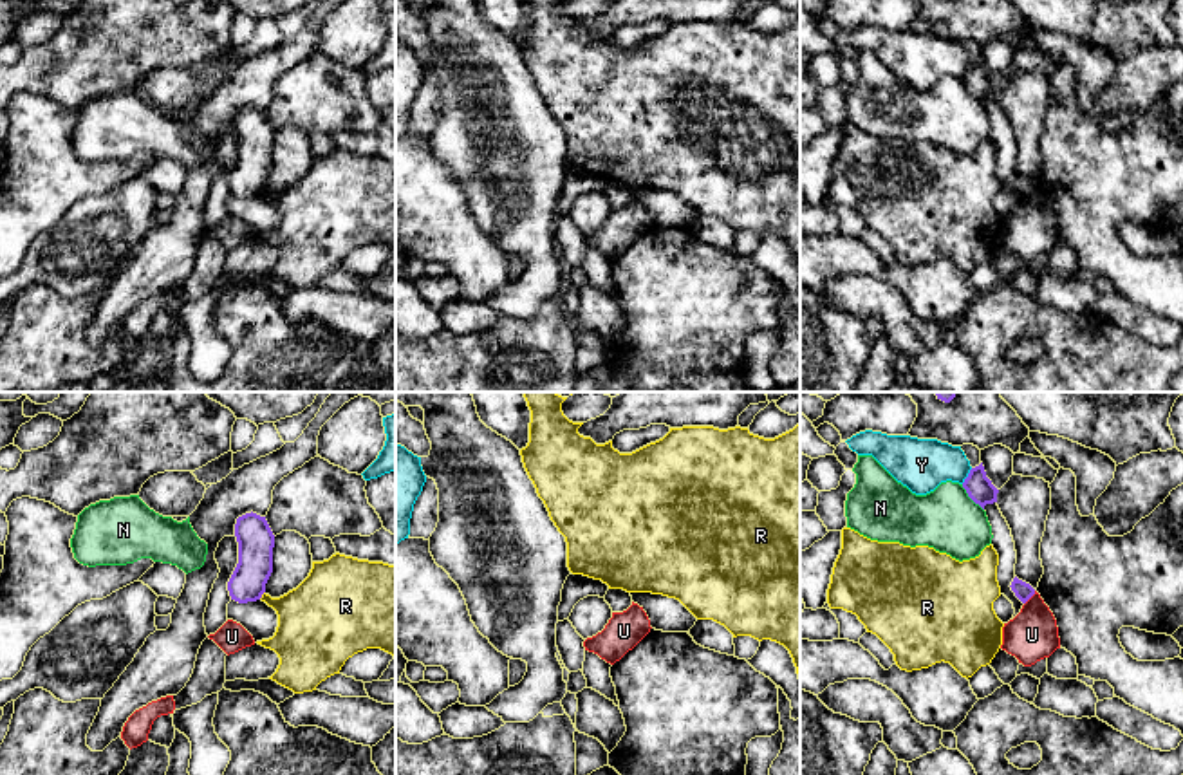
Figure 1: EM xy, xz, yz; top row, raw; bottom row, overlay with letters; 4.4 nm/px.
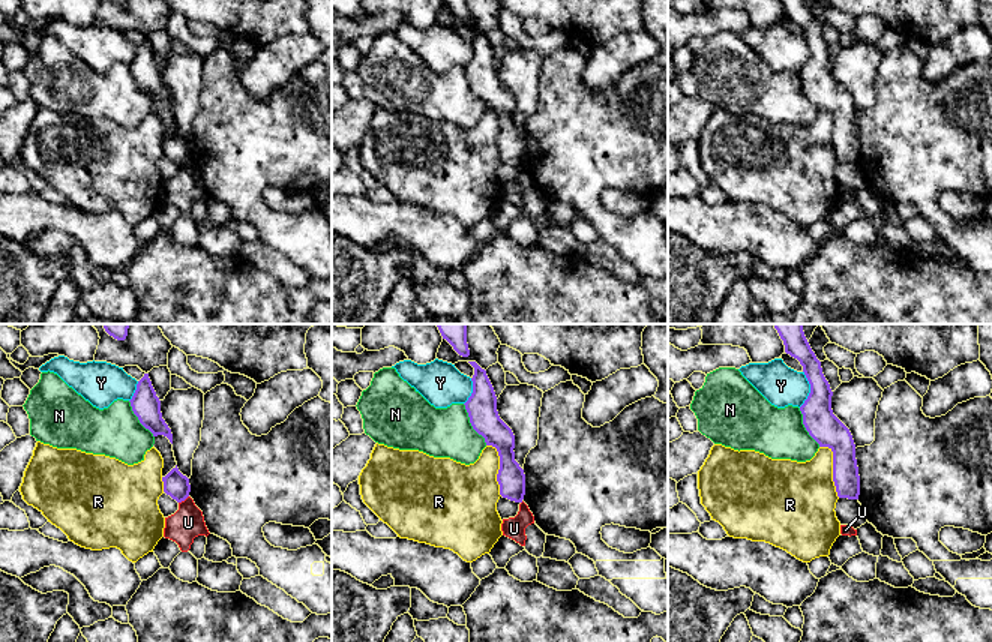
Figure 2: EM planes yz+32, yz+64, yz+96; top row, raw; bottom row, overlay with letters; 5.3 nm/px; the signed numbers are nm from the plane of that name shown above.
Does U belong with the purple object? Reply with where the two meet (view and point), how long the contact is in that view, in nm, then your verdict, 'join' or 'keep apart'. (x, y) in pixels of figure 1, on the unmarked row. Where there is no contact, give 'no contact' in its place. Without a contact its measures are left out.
yz (1030, 192) | 80 nm | keep apart

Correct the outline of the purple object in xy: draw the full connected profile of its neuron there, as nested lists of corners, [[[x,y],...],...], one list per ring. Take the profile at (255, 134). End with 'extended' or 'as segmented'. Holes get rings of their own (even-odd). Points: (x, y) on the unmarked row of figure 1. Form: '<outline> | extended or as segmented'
[[[251,107],[237,114],[235,132],[238,159],[228,177],[228,186],[238,199],[256,197],[265,188],[273,168],[275,130],[265,112]]] | as segmented

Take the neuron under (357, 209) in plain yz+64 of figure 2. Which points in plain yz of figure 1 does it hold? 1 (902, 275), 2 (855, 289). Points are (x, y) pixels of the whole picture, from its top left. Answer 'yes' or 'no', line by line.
1: yes
2: no

